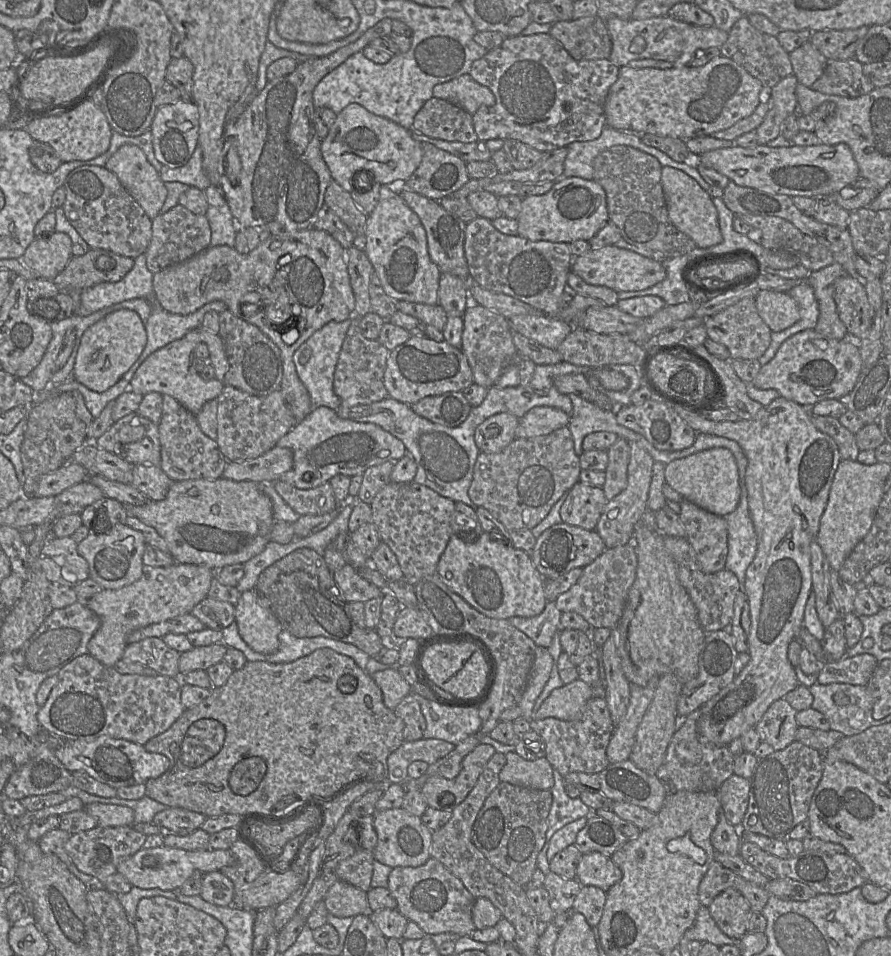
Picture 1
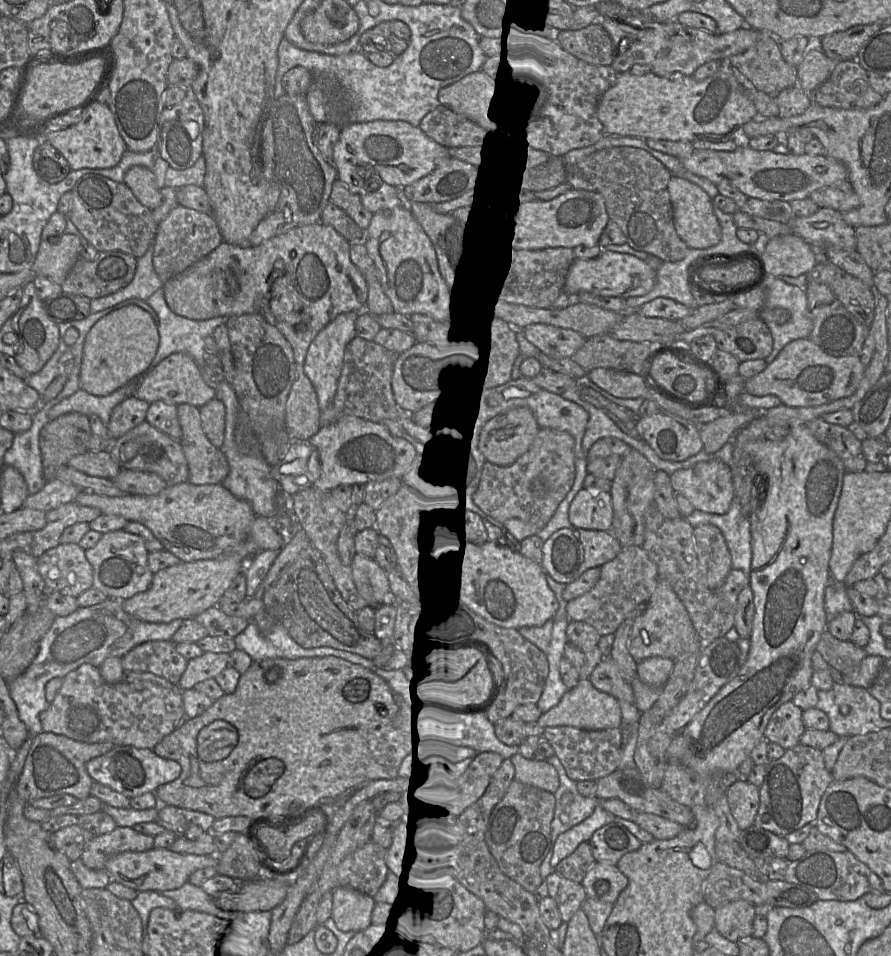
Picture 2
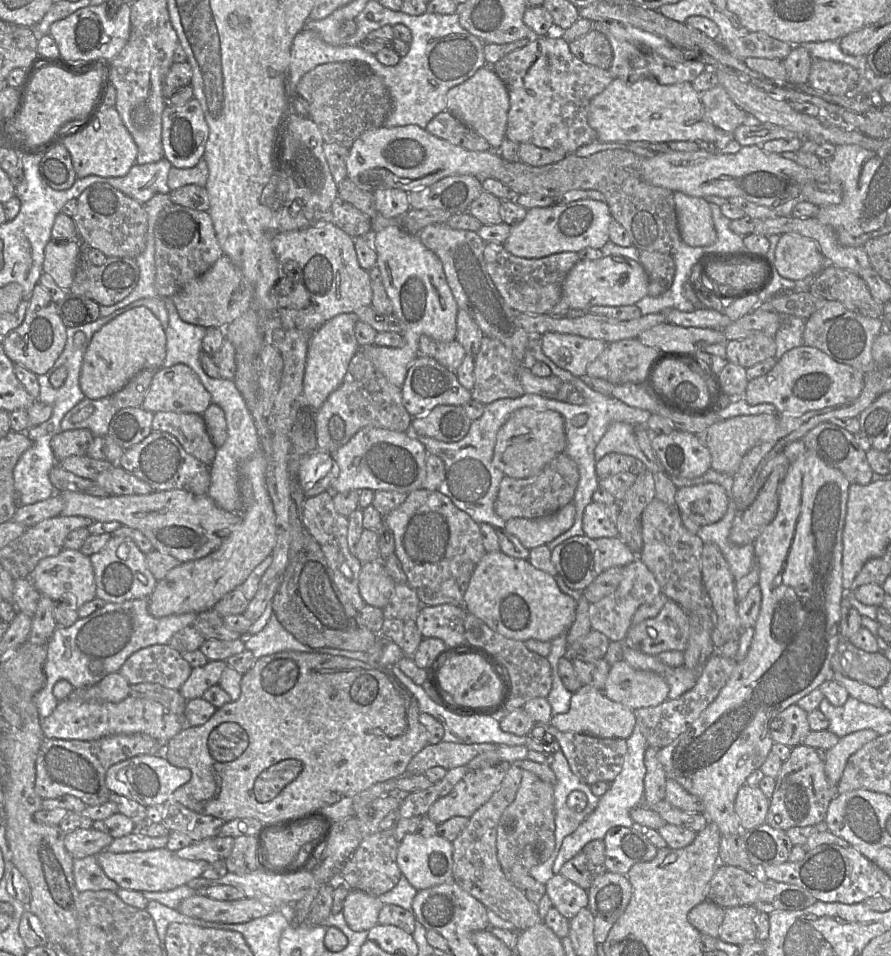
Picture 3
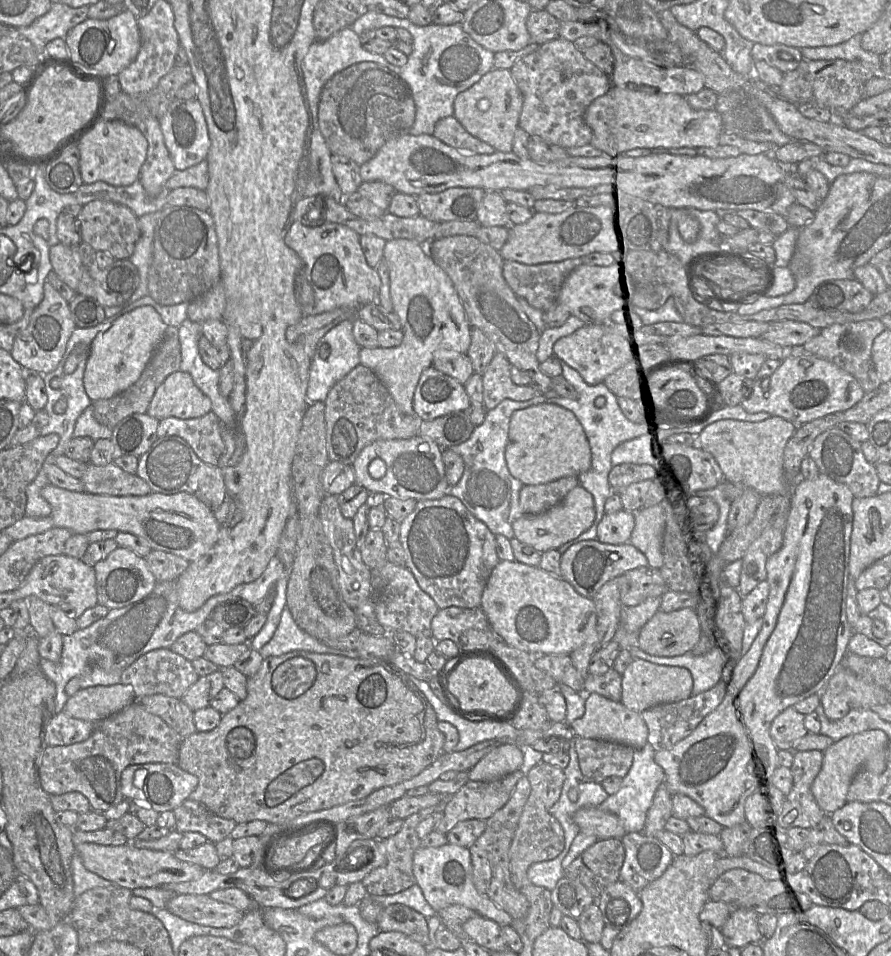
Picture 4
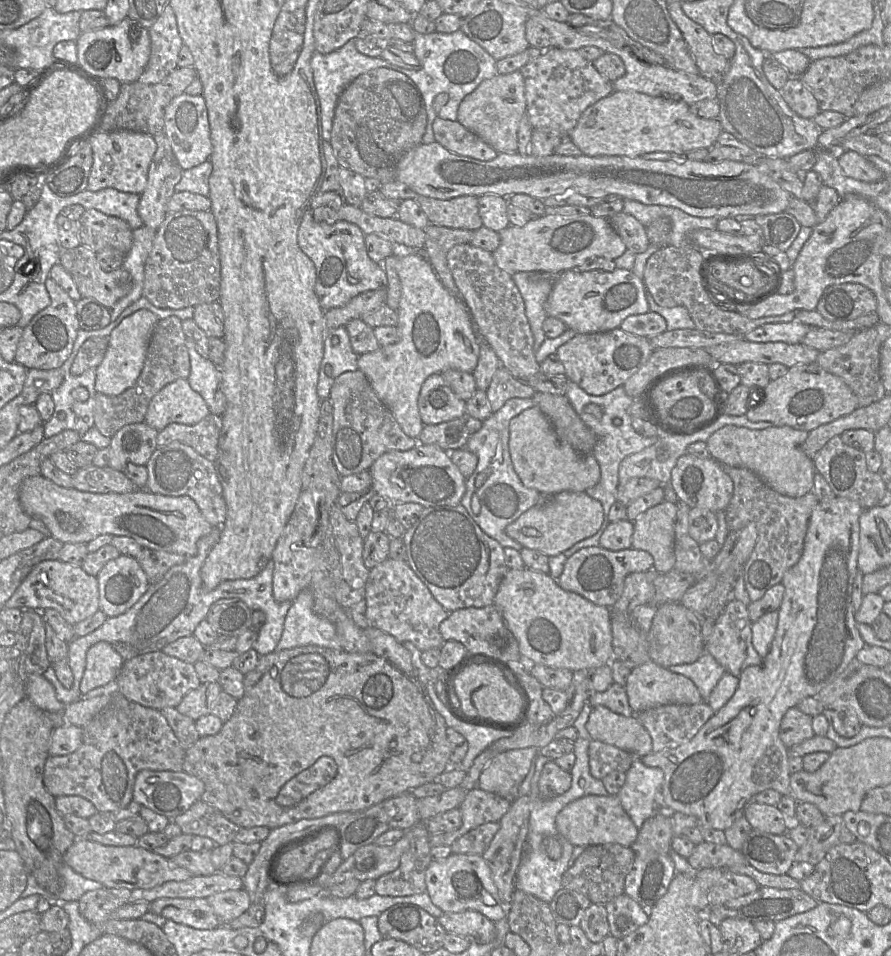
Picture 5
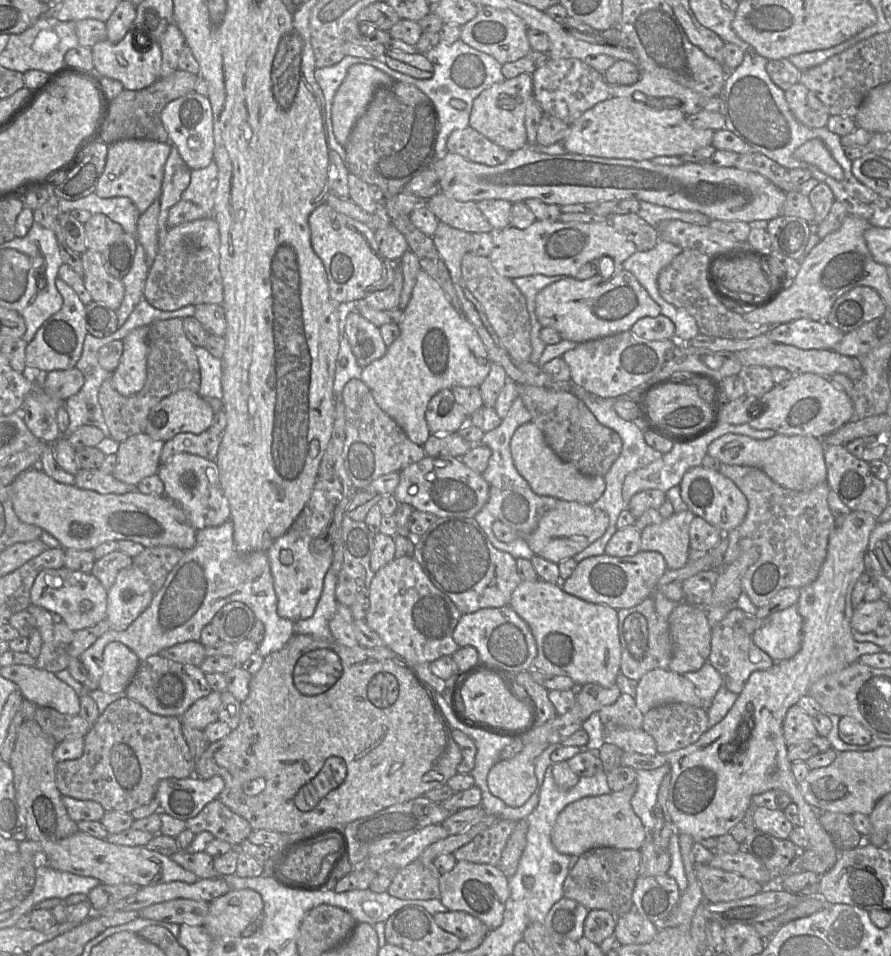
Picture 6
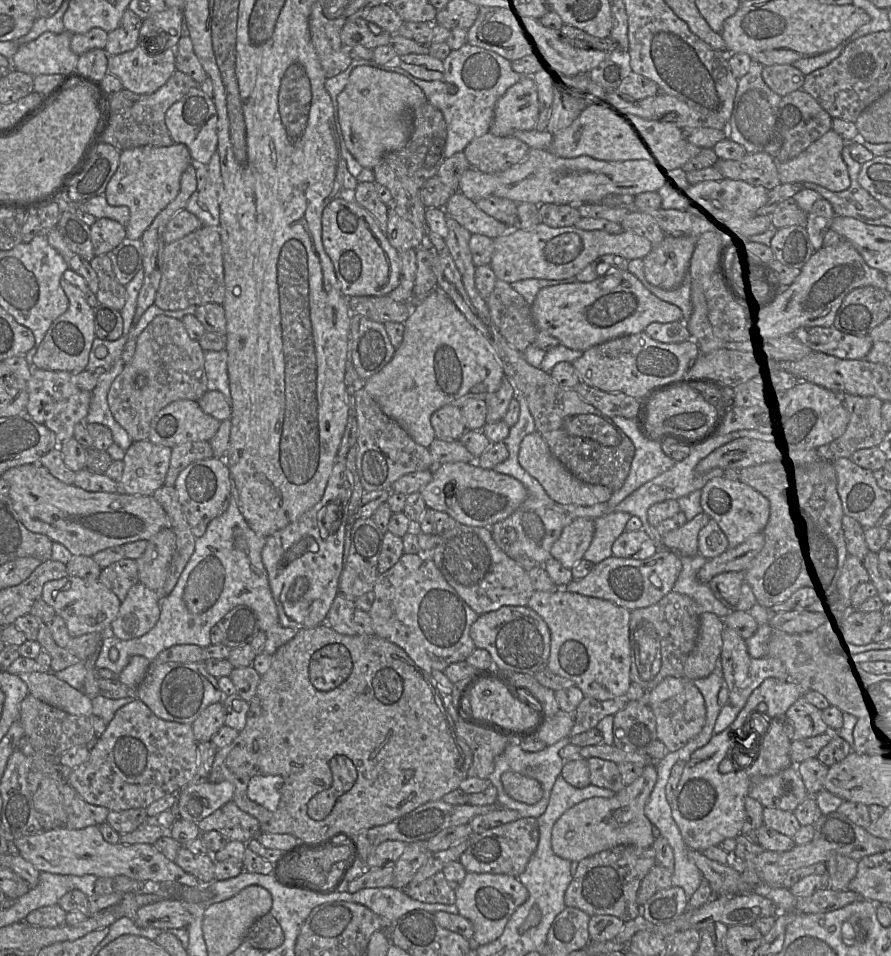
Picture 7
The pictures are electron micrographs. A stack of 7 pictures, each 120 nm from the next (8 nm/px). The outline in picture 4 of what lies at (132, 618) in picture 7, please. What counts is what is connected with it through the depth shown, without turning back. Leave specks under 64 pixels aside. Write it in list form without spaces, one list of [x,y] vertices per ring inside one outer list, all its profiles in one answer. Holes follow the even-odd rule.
[[[118,546],[93,568],[96,574],[98,604],[108,609],[122,608],[141,600],[157,584],[156,578],[148,569],[145,558],[128,548]]]

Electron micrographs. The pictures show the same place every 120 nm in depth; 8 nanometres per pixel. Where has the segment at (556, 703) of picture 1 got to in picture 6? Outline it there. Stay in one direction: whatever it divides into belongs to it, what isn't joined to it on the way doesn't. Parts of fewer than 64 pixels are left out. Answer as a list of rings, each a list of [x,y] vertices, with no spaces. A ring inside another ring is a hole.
[[[604,727],[604,741],[626,752],[653,756],[658,754],[655,739],[643,729],[608,729]]]

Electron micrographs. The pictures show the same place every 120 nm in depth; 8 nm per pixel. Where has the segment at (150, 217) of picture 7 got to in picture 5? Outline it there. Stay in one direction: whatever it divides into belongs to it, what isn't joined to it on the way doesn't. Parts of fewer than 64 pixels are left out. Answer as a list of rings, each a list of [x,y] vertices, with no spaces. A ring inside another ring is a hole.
[[[127,130],[101,131],[90,140],[90,146],[93,152],[93,165],[88,179],[88,190],[114,188],[138,195],[143,193],[147,186],[149,167],[157,149],[153,136]]]

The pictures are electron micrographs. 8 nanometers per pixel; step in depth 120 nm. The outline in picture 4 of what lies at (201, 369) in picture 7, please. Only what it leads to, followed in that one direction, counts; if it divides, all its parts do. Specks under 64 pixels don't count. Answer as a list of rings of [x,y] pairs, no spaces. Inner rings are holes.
[[[167,326],[165,334],[155,349],[151,359],[145,366],[138,380],[125,391],[109,399],[93,402],[94,417],[98,423],[111,430],[124,418],[133,414],[145,414],[156,389],[172,373],[180,371],[181,346],[178,336],[178,327]]]

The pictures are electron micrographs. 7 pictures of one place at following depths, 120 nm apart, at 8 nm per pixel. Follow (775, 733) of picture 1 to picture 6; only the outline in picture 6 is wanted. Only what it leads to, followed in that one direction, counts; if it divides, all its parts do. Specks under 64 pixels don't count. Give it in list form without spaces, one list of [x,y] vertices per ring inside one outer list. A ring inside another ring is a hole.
[[[797,703],[792,705],[783,720],[783,735],[786,744],[797,745],[818,736],[812,717],[801,709]]]

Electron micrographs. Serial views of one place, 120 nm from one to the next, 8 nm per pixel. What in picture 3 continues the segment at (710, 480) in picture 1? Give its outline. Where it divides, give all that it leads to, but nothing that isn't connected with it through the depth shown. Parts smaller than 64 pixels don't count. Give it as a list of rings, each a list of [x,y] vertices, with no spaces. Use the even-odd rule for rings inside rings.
[[[716,483],[680,487],[675,501],[680,513],[700,526],[721,520],[728,508],[727,493]]]

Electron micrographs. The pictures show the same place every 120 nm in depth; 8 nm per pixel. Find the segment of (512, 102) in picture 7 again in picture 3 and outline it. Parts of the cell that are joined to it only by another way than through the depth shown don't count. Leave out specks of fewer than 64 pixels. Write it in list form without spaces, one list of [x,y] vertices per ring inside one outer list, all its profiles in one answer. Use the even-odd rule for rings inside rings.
[[[485,65],[484,67],[481,67],[468,80],[451,88],[447,92],[446,103],[446,110],[449,111],[455,118],[461,121],[468,128],[485,138],[492,148],[490,150],[498,150],[503,140],[506,138],[510,100],[506,85],[491,66]]]

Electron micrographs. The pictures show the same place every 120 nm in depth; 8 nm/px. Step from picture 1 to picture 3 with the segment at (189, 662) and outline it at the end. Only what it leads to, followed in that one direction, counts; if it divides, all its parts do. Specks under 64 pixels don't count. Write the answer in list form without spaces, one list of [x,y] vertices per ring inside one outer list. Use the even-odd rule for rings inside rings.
[[[209,660],[204,666],[193,668],[189,678],[180,688],[180,694],[186,700],[202,698],[208,688],[219,684],[226,666],[226,661]]]

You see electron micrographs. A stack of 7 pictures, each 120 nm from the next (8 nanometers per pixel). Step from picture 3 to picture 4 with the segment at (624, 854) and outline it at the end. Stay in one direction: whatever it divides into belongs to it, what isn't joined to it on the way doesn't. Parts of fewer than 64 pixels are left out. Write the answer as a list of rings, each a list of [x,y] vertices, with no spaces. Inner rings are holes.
[[[643,832],[626,833],[620,840],[625,859],[619,880],[636,892],[659,878],[673,860],[674,855],[662,843]]]

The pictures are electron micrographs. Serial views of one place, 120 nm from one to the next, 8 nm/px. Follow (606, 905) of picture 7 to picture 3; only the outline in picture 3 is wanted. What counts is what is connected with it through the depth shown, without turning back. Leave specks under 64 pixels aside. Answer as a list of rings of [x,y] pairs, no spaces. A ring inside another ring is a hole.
[[[598,839],[587,843],[568,860],[560,874],[587,891],[595,879],[606,871],[605,843],[603,839]]]

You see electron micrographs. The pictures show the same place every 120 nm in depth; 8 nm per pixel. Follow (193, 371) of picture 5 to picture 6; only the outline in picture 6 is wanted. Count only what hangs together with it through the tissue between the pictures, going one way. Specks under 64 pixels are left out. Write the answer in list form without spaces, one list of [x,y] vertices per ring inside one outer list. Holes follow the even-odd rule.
[[[195,347],[195,354],[201,375],[198,394],[205,399],[222,399],[222,360],[211,355],[204,347]]]

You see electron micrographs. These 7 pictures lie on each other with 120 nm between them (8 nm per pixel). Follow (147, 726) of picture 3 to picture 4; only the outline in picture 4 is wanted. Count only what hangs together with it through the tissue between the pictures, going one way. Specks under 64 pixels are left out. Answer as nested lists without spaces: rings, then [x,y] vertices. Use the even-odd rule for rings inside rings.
[[[64,711],[55,713],[47,725],[48,746],[71,745],[85,741],[93,732],[95,723],[76,719]]]

